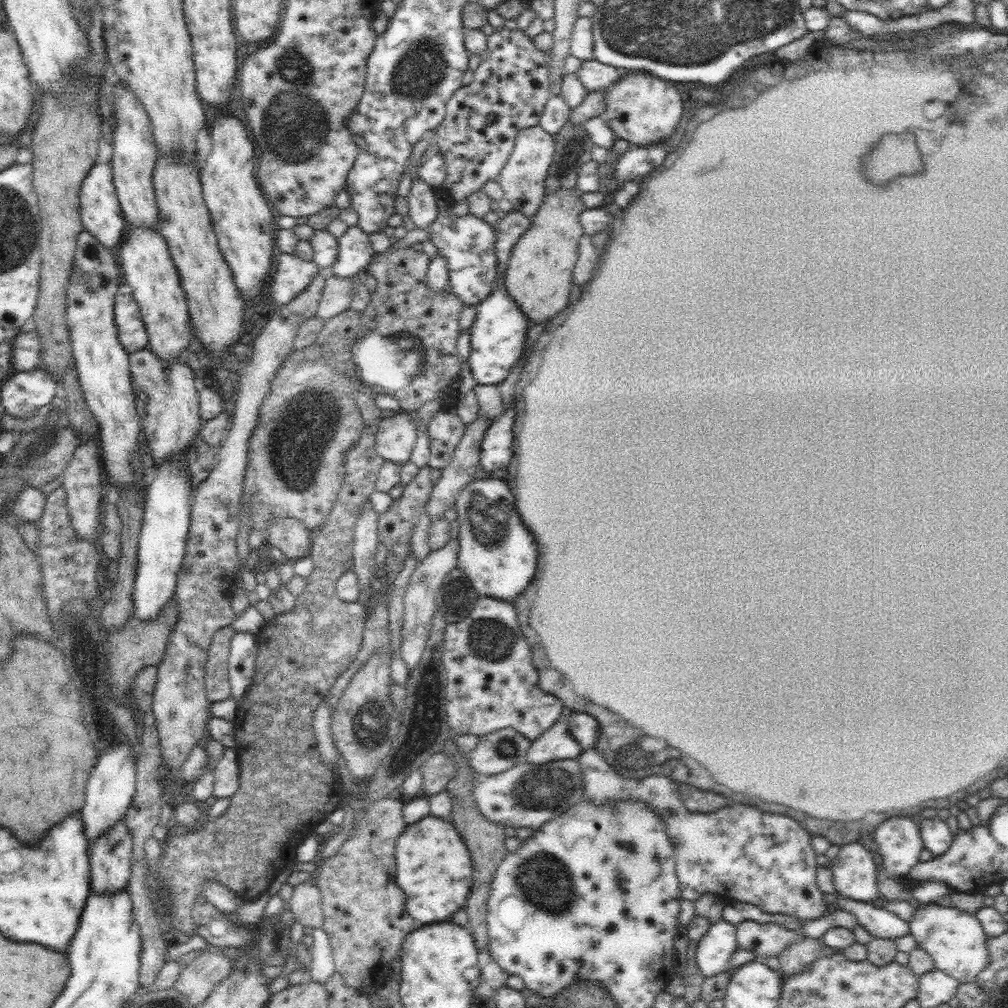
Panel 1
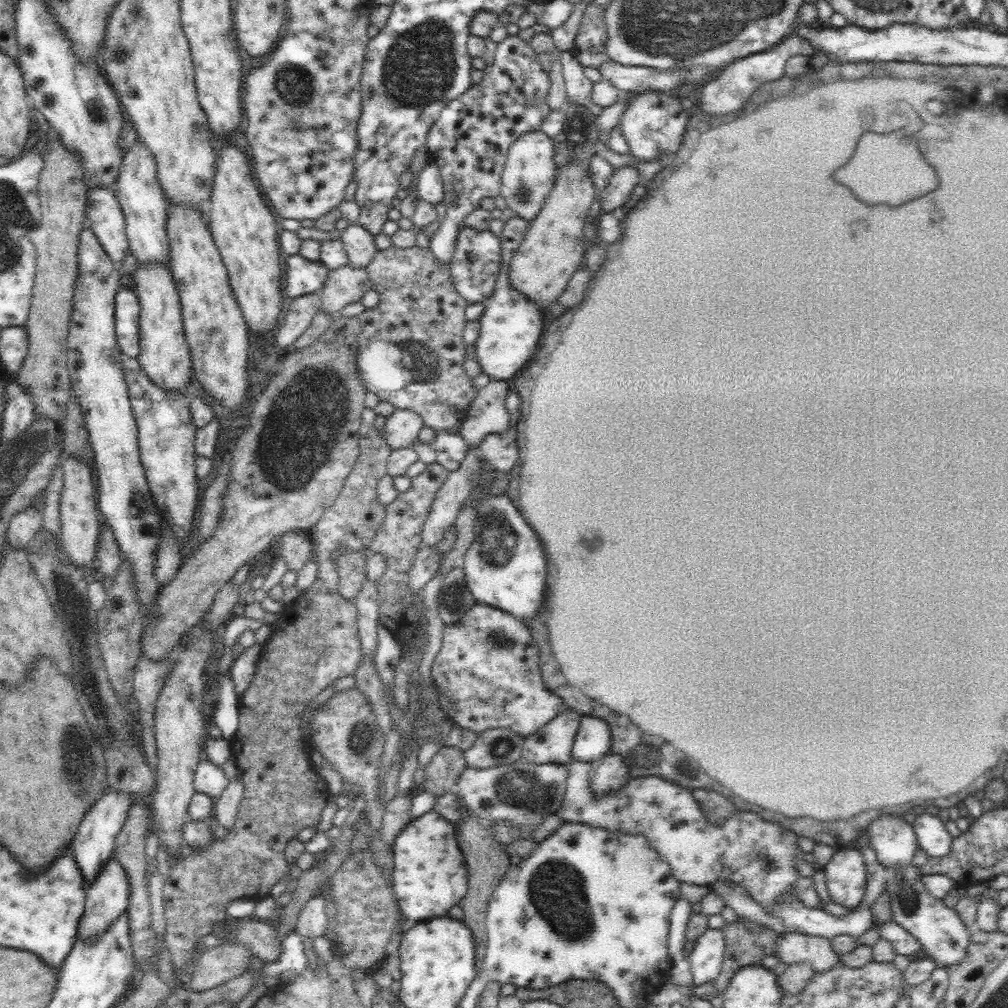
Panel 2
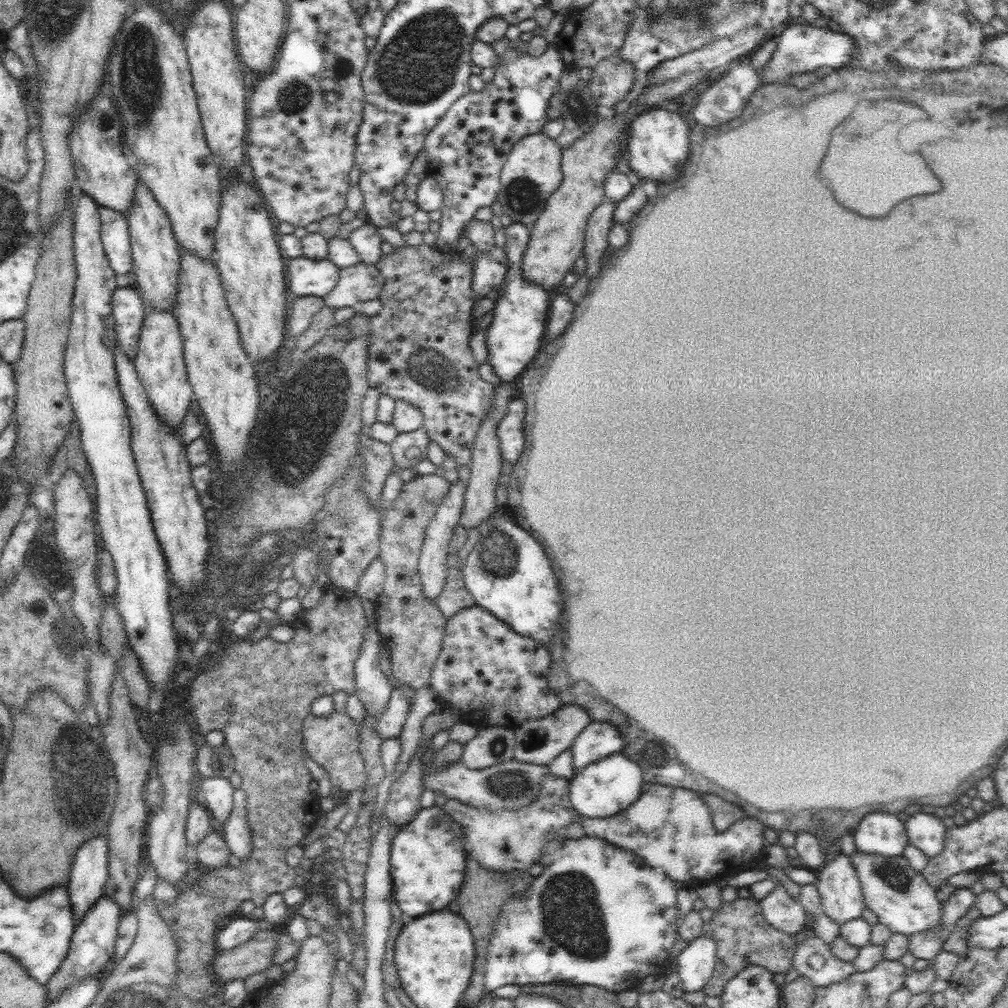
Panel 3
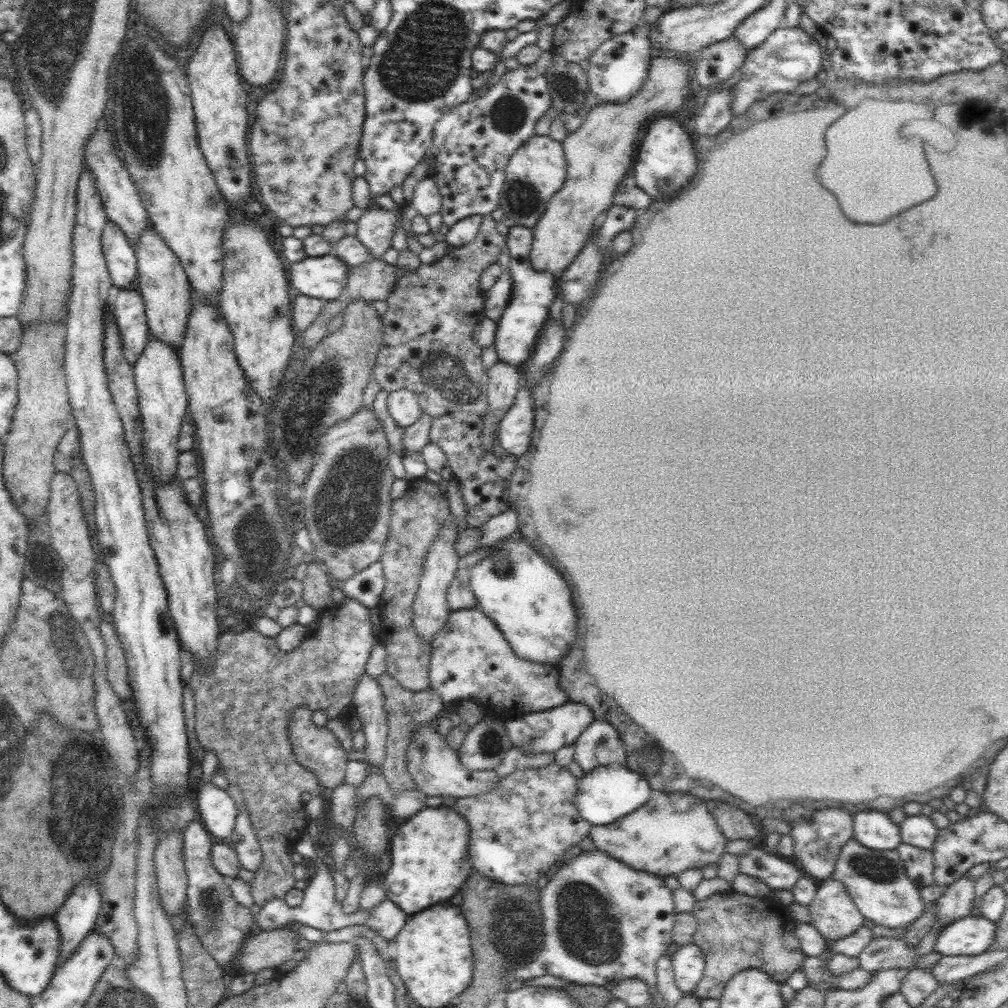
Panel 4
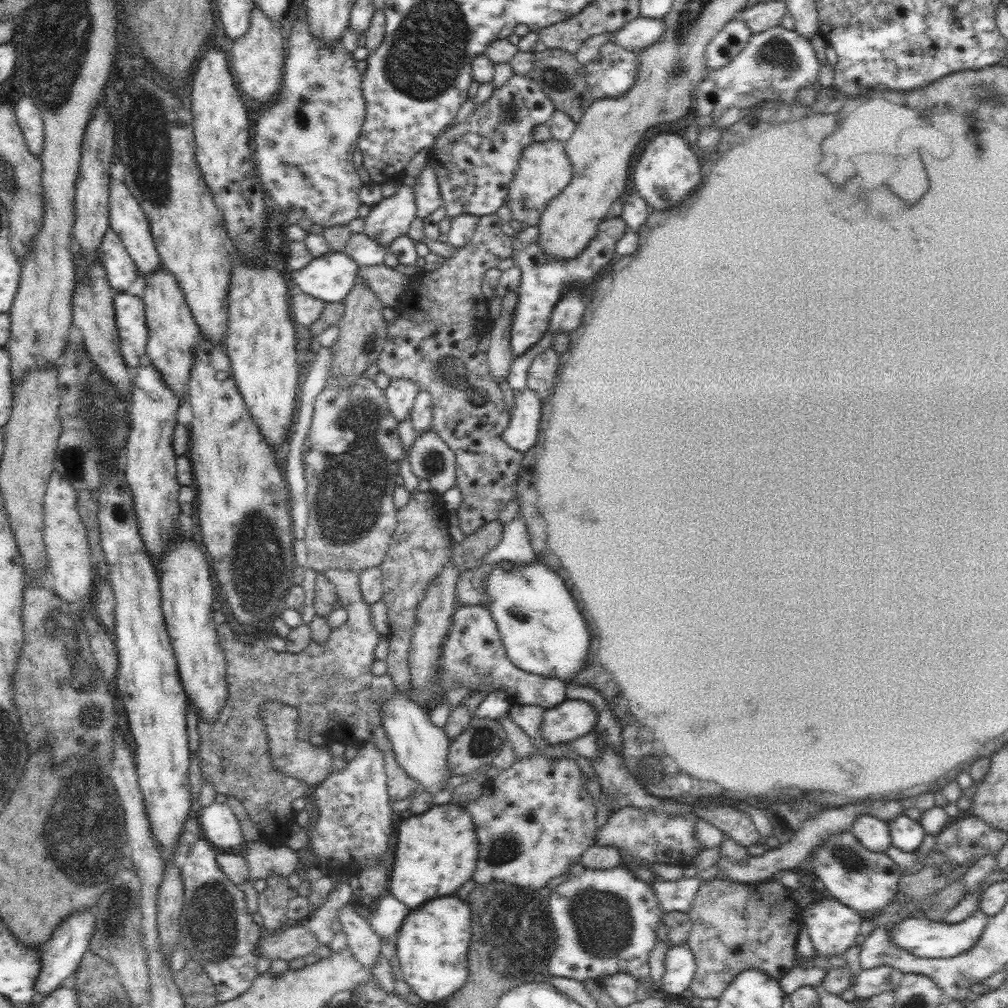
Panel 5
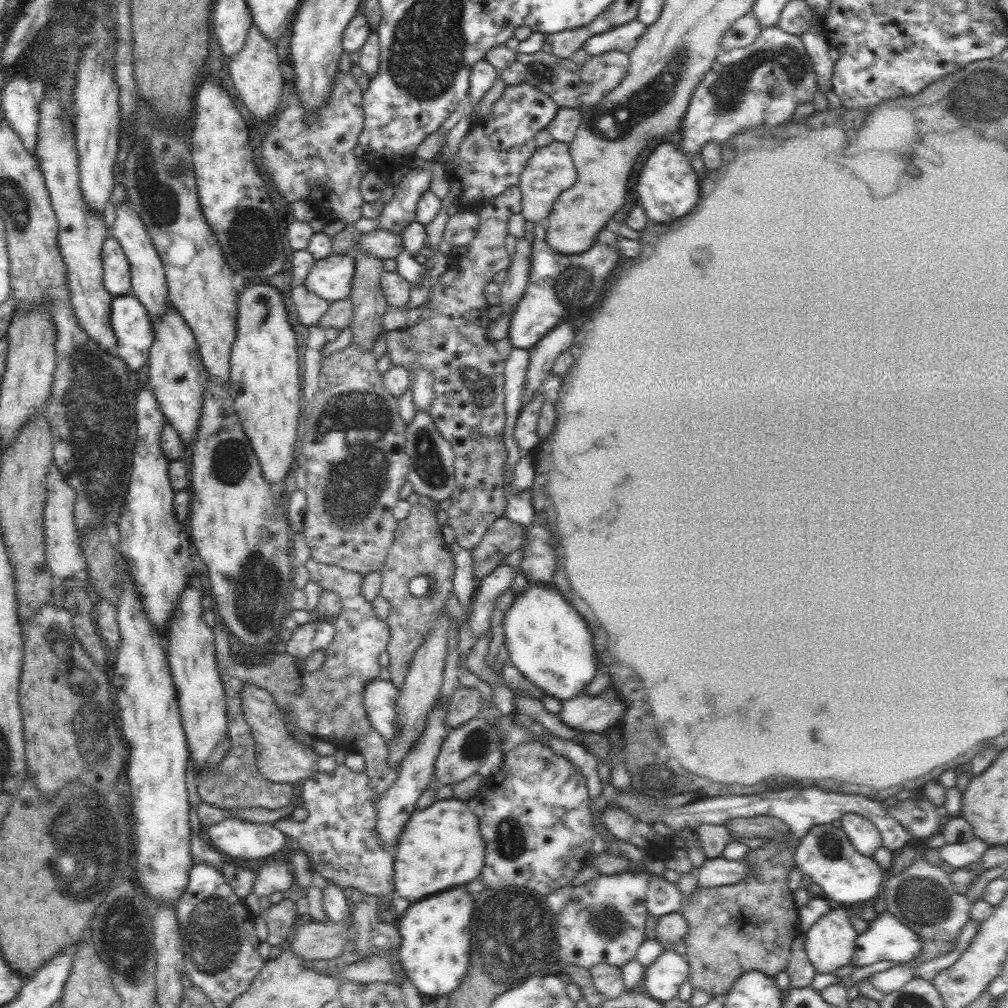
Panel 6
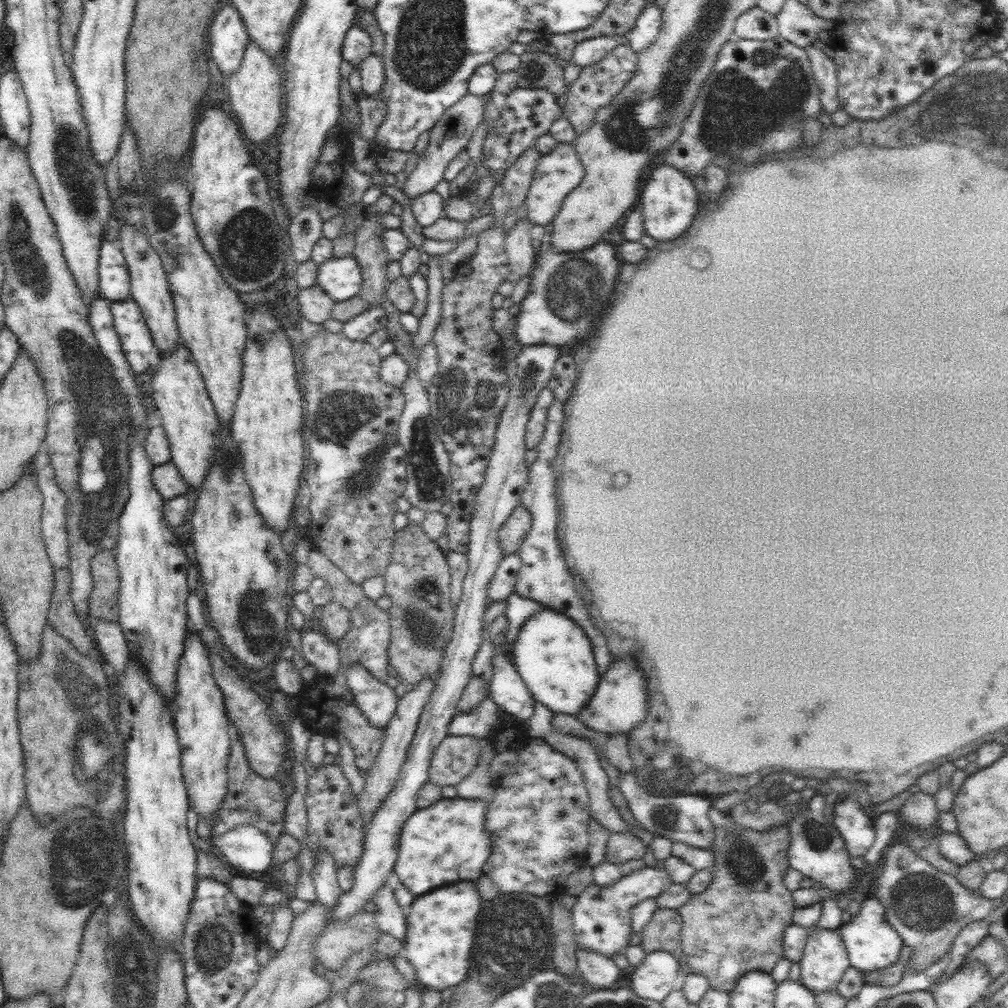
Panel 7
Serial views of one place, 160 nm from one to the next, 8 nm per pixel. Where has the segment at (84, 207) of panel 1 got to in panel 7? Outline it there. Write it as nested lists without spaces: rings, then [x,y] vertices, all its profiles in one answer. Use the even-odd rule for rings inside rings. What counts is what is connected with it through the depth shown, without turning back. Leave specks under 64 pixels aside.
[[[104,240],[99,250],[99,292],[109,302],[131,299],[131,280],[125,256],[115,241]]]

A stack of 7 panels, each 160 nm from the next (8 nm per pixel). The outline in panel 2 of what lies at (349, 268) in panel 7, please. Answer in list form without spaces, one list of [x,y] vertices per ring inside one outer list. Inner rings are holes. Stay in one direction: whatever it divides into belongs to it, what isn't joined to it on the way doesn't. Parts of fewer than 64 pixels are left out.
[[[300,254],[286,257],[286,288],[292,300],[301,295],[320,293],[326,284],[330,269],[321,261],[311,261]]]

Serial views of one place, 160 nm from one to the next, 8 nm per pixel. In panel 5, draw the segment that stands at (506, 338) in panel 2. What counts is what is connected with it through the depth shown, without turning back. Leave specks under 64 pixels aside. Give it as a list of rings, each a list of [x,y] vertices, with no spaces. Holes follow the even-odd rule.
[[[620,217],[605,218],[598,225],[596,236],[588,246],[573,259],[552,257],[543,253],[539,243],[539,226],[524,226],[509,240],[513,252],[511,258],[514,266],[521,270],[521,283],[518,287],[519,303],[512,315],[511,351],[514,356],[524,354],[532,348],[549,330],[551,314],[561,296],[573,286],[585,287],[593,283],[603,266],[612,263],[616,257],[617,242],[623,237],[627,226]]]

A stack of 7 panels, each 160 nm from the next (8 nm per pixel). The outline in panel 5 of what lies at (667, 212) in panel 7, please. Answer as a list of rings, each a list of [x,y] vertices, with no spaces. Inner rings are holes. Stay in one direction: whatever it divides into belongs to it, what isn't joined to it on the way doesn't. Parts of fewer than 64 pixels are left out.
[[[681,132],[658,133],[646,145],[634,169],[635,191],[646,199],[651,211],[678,206],[701,184],[700,153],[688,145]]]

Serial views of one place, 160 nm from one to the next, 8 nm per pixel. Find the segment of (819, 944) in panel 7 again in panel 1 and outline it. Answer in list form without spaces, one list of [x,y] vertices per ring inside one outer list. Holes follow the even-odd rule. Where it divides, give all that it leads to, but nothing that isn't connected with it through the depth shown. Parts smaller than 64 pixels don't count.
[[[860,841],[841,846],[837,856],[828,864],[829,869],[832,871],[836,892],[844,897],[863,900],[864,902],[879,898],[886,901],[879,893],[877,867],[873,856],[874,853],[865,848]]]

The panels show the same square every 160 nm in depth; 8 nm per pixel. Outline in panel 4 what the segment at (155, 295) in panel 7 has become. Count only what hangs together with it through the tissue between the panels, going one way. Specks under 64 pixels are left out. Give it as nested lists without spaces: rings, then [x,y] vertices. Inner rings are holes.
[[[108,129],[101,135],[98,135],[96,130],[93,132],[85,144],[85,169],[88,169],[94,178],[94,186],[100,193],[107,218],[117,224],[134,245],[139,241],[142,231],[149,226],[148,211],[142,204],[141,196],[123,163],[122,155],[114,150],[112,136],[114,132],[108,132]]]

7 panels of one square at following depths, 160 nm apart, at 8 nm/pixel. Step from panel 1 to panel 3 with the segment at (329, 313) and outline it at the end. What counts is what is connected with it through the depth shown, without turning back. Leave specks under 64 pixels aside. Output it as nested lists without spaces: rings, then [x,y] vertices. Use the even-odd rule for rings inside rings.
[[[358,263],[339,269],[336,286],[324,297],[325,304],[334,309],[358,306],[359,302],[379,298],[385,280],[378,267]]]

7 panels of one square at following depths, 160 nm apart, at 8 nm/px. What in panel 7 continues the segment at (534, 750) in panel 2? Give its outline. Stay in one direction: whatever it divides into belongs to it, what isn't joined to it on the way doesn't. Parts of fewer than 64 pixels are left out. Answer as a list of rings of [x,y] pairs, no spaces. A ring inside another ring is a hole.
[[[632,658],[614,659],[610,664],[610,670],[599,678],[594,696],[576,717],[598,732],[620,733],[628,736],[633,728],[650,719],[649,710],[652,702],[648,698],[650,694],[646,692],[646,674],[638,668],[636,660]]]

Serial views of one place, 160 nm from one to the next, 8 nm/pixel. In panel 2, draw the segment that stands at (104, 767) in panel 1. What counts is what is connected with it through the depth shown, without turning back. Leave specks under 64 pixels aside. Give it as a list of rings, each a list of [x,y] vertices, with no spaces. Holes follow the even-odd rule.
[[[108,785],[96,805],[90,807],[84,820],[80,823],[77,833],[71,842],[74,858],[84,875],[85,882],[92,882],[102,870],[115,852],[115,840],[118,832],[123,827],[124,821],[128,818],[133,797],[120,798],[121,790],[115,790]]]

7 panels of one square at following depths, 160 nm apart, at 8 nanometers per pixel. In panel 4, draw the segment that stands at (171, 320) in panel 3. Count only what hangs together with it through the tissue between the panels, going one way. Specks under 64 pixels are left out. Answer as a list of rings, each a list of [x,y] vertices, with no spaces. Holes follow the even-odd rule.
[[[150,335],[140,358],[133,366],[139,416],[142,417],[142,452],[145,468],[153,482],[171,482],[177,478],[181,422],[188,412],[188,397],[178,350]]]

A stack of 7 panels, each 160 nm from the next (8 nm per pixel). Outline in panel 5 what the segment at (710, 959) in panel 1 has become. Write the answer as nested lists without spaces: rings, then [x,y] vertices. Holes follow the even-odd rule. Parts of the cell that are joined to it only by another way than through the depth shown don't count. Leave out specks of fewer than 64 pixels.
[[[687,944],[669,946],[664,959],[661,990],[668,994],[680,994],[689,988],[696,963]]]

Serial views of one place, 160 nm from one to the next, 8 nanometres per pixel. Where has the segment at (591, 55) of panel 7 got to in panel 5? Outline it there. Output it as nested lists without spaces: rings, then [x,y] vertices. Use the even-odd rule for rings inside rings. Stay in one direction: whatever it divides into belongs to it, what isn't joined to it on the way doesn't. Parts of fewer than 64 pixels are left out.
[[[638,17],[614,31],[611,41],[638,54],[658,42],[666,30],[665,18]]]

